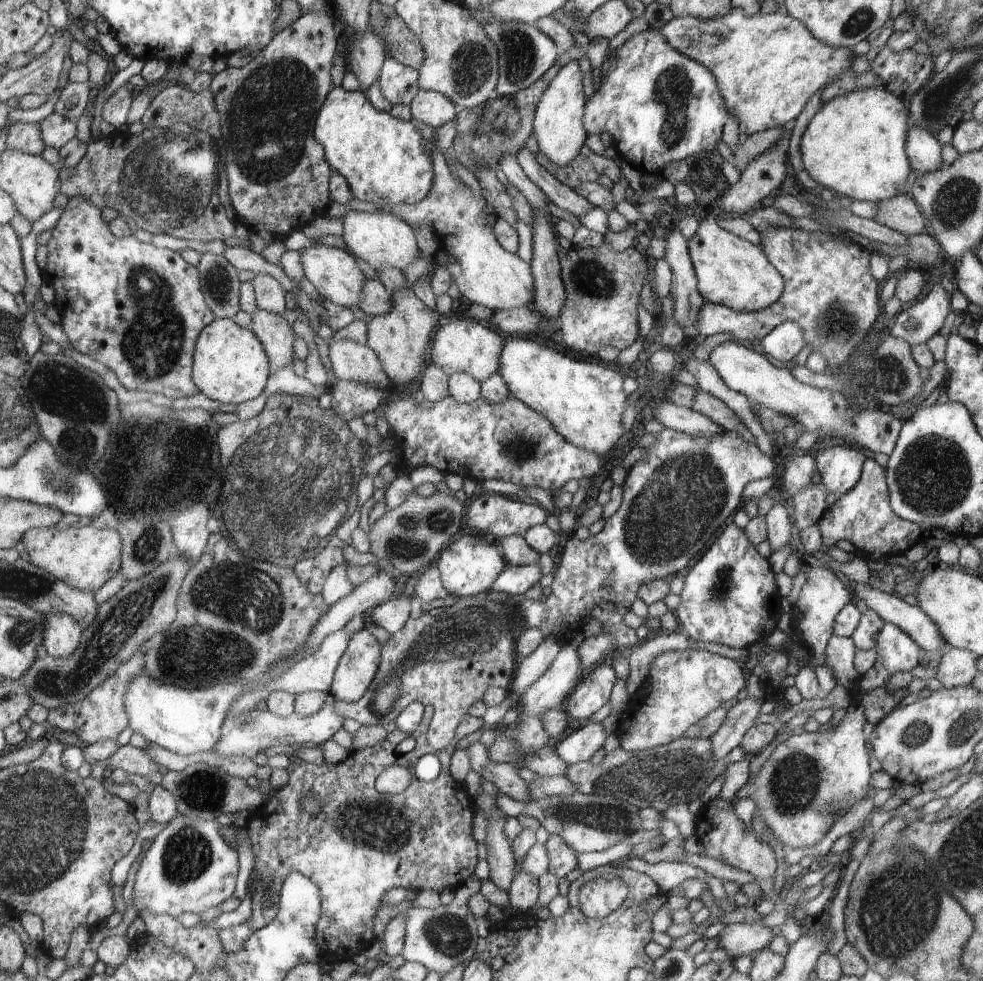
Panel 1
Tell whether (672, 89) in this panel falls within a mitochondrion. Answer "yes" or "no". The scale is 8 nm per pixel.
yes

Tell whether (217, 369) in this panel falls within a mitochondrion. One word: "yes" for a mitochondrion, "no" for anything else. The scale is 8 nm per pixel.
no

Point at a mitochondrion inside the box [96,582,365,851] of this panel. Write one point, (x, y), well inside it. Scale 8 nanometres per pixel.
(208, 791)

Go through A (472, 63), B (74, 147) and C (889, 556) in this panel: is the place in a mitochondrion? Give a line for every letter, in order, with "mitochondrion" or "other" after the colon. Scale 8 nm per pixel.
A: mitochondrion
B: other
C: other

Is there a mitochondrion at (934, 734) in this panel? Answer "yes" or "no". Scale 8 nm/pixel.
yes

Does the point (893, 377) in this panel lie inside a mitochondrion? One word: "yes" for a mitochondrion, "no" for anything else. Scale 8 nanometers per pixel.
yes

